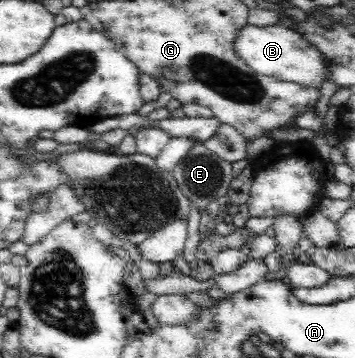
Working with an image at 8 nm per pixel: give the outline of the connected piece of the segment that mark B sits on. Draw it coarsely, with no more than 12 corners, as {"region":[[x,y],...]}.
{"region":[[247,24],[237,56],[255,72],[319,90],[329,61],[287,25]]}

